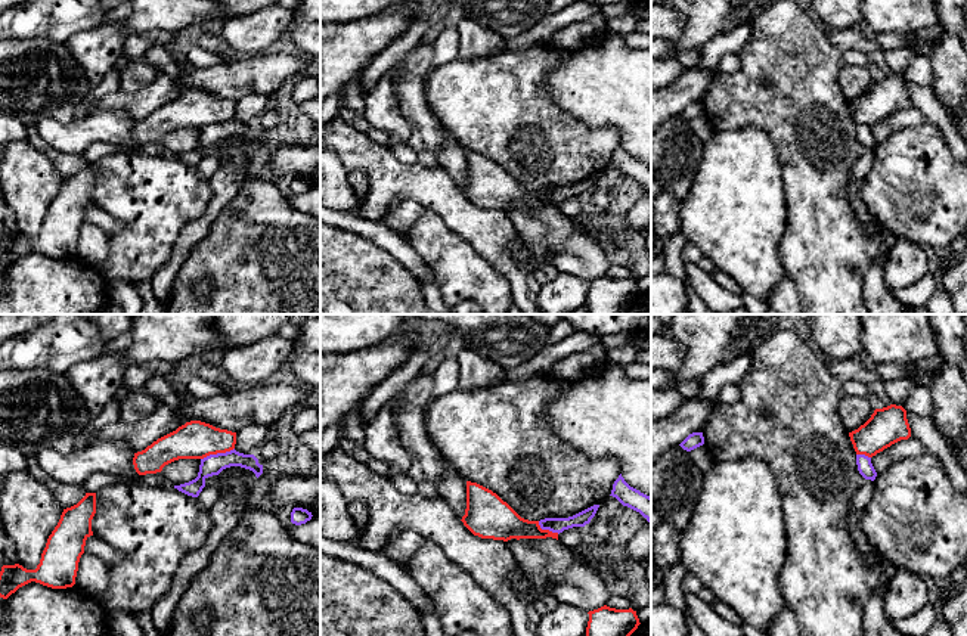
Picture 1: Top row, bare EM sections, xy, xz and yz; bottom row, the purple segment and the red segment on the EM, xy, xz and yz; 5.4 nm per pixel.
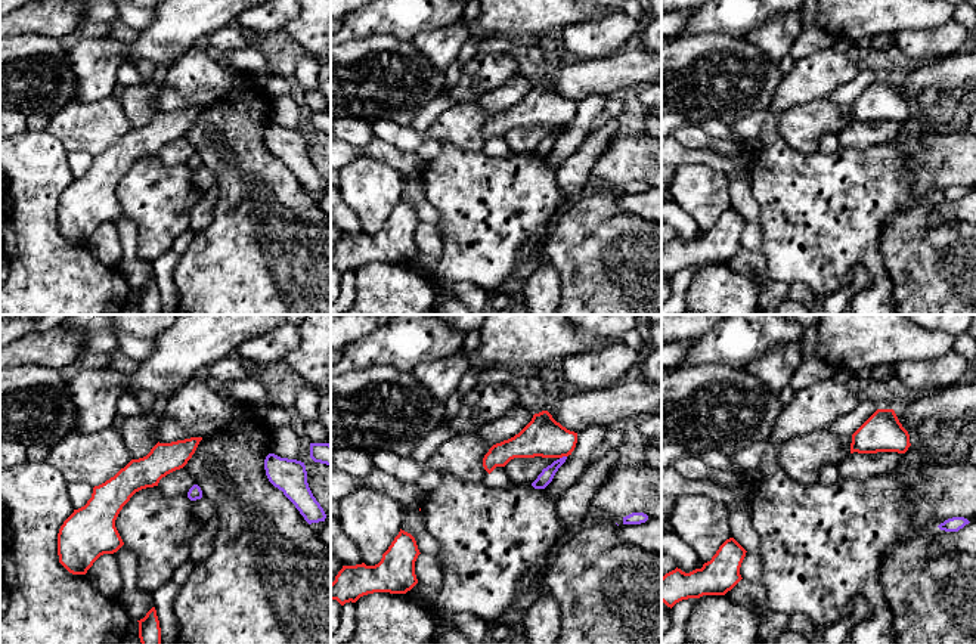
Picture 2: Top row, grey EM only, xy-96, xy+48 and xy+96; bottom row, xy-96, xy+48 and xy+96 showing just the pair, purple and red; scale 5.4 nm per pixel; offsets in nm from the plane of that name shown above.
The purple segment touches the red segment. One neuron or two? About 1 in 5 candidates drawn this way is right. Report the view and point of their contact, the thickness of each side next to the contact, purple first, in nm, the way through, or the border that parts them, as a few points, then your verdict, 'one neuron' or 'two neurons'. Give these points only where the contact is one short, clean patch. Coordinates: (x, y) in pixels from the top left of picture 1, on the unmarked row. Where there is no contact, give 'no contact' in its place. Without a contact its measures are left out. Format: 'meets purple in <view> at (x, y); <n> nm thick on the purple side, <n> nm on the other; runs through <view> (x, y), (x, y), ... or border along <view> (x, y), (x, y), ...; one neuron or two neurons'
meets purple in xy at (217, 123); 110 nm thick on the purple side, 200 nm on the other; border along xy (233, 117), (210, 123), (201, 129); two neurons

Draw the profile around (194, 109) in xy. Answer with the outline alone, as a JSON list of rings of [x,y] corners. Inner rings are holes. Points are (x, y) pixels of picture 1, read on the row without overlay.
[[[190,90],[134,122],[133,134],[139,145],[156,143],[179,128],[204,128],[235,118],[236,102]]]

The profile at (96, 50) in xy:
[[[105,22],[93,30],[75,32],[65,41],[92,89],[103,81],[124,53],[125,34],[124,27]]]

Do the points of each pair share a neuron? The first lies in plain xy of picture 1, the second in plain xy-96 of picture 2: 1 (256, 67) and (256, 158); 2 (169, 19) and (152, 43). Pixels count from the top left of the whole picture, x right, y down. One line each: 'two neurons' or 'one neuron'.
1: two neurons
2: two neurons

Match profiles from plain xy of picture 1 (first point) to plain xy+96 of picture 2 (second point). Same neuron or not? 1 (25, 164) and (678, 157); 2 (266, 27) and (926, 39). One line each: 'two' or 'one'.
1: two
2: one

